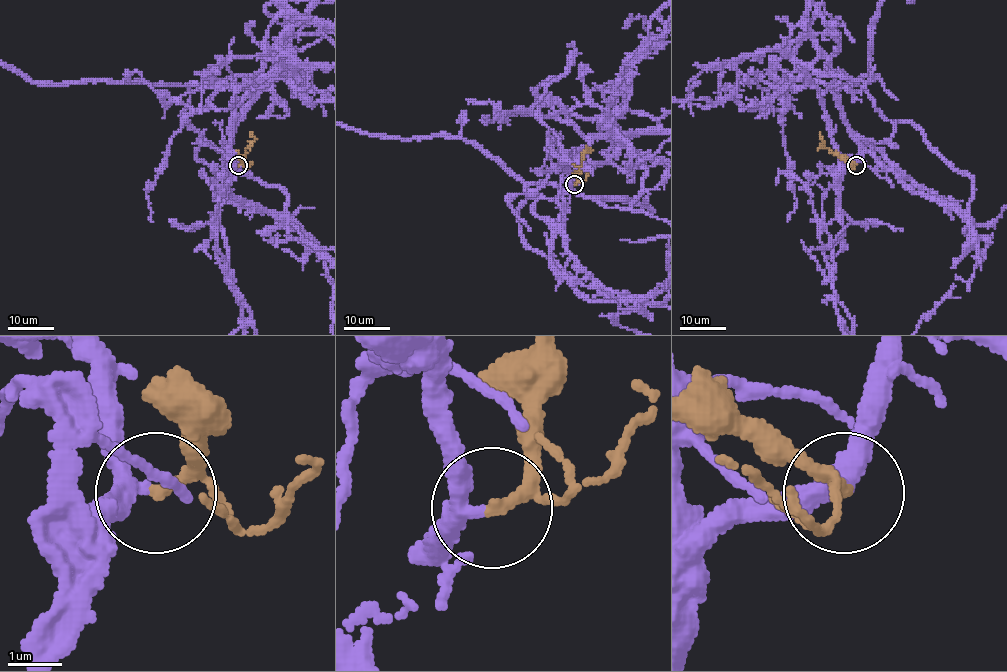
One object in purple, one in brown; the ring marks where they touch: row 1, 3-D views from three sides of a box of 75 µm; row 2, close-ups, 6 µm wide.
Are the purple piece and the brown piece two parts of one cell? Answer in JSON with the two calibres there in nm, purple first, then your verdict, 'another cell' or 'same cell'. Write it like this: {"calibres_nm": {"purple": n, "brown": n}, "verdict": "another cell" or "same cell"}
{"calibres_nm": {"purple": 320, "brown": 180}, "verdict": "another cell"}

